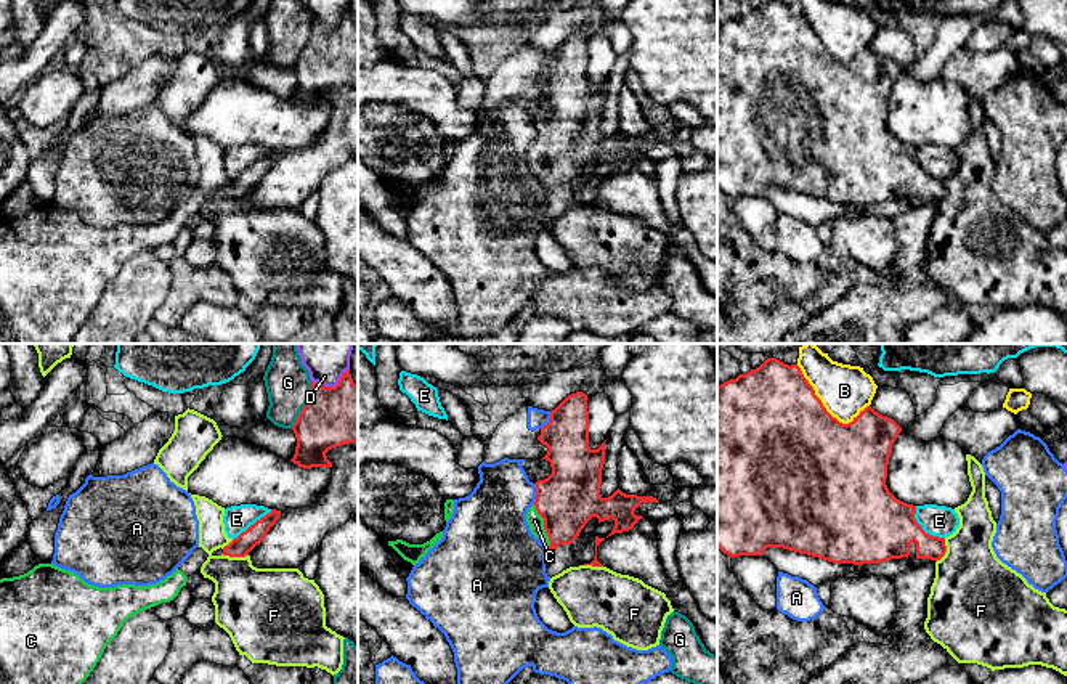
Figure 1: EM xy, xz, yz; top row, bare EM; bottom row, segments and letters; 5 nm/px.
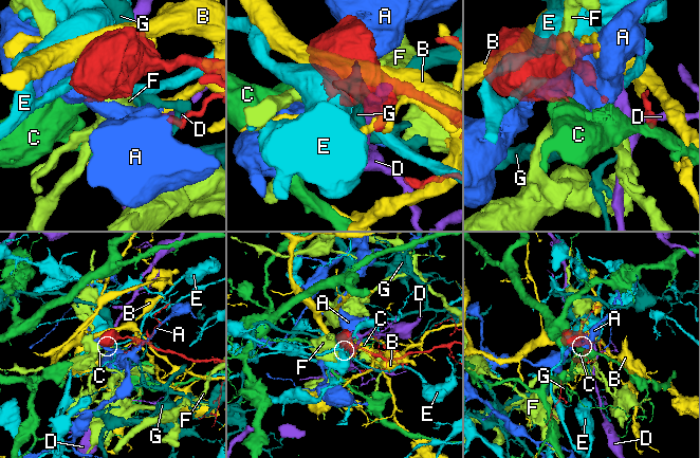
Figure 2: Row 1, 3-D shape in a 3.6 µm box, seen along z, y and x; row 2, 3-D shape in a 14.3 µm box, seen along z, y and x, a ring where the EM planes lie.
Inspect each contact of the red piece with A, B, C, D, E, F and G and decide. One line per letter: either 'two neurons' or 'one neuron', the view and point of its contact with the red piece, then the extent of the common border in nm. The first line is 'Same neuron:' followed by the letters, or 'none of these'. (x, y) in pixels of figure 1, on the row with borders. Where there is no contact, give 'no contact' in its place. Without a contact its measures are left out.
Same neuron: C
A: two neurons | xz (536, 493) | 100 nm
B: two neurons | yz (825, 408) | 420 nm
C: one neuron | xz (544, 527) | 240 nm
D: two neurons | xy (331, 387) | 200 nm
E: two neurons | yz (921, 529) | 220 nm
F: two neurons | xy (235, 556) | 140 nm
G: two neurons | xy (305, 405) | 260 nm

